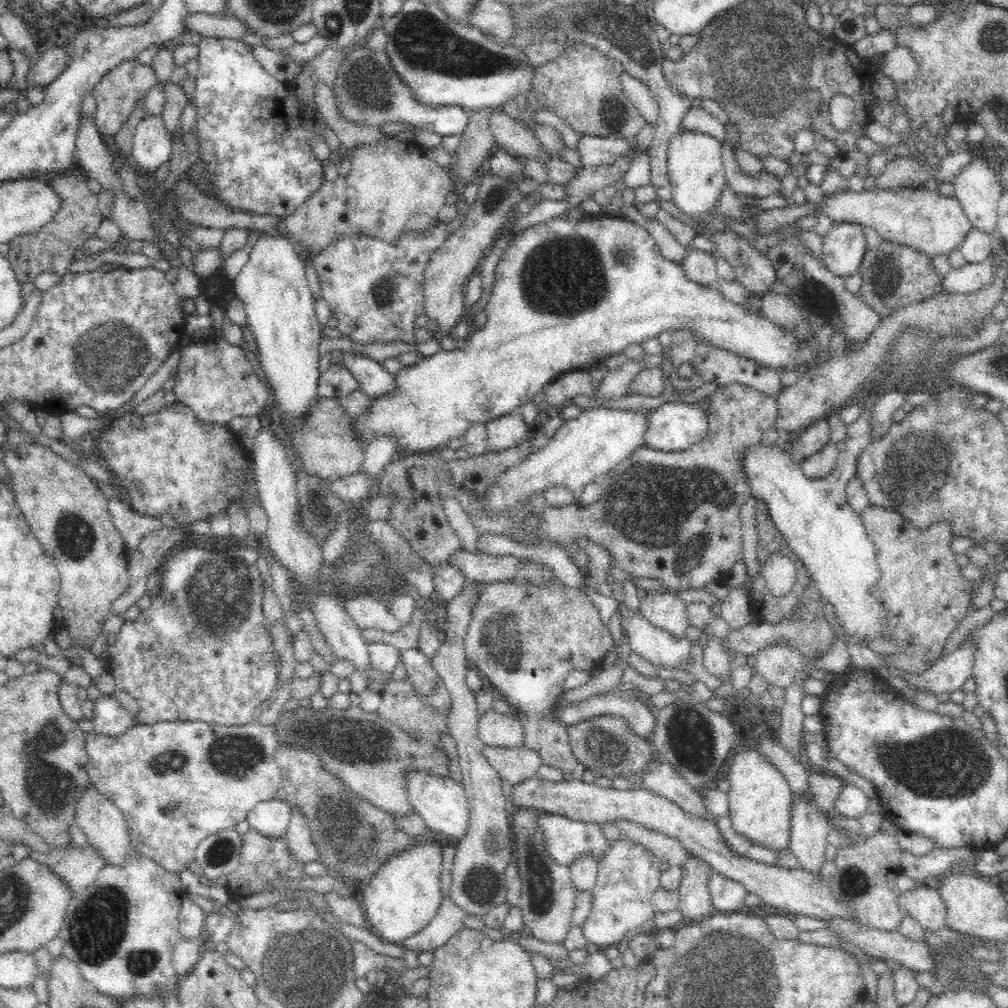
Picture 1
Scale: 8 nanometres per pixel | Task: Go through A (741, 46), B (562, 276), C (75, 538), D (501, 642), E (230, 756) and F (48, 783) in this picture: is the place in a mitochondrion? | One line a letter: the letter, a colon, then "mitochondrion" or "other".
A: mitochondrion
B: mitochondrion
C: mitochondrion
D: mitochondrion
E: mitochondrion
F: mitochondrion

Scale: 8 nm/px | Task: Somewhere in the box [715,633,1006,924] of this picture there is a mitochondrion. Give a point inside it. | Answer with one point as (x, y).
(948, 767)

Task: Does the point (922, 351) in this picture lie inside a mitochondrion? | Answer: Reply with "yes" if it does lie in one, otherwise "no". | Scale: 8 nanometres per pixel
no

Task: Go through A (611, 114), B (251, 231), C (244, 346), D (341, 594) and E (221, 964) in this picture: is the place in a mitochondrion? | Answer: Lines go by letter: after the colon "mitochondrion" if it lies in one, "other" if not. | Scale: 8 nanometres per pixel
A: mitochondrion
B: other
C: other
D: other
E: other

